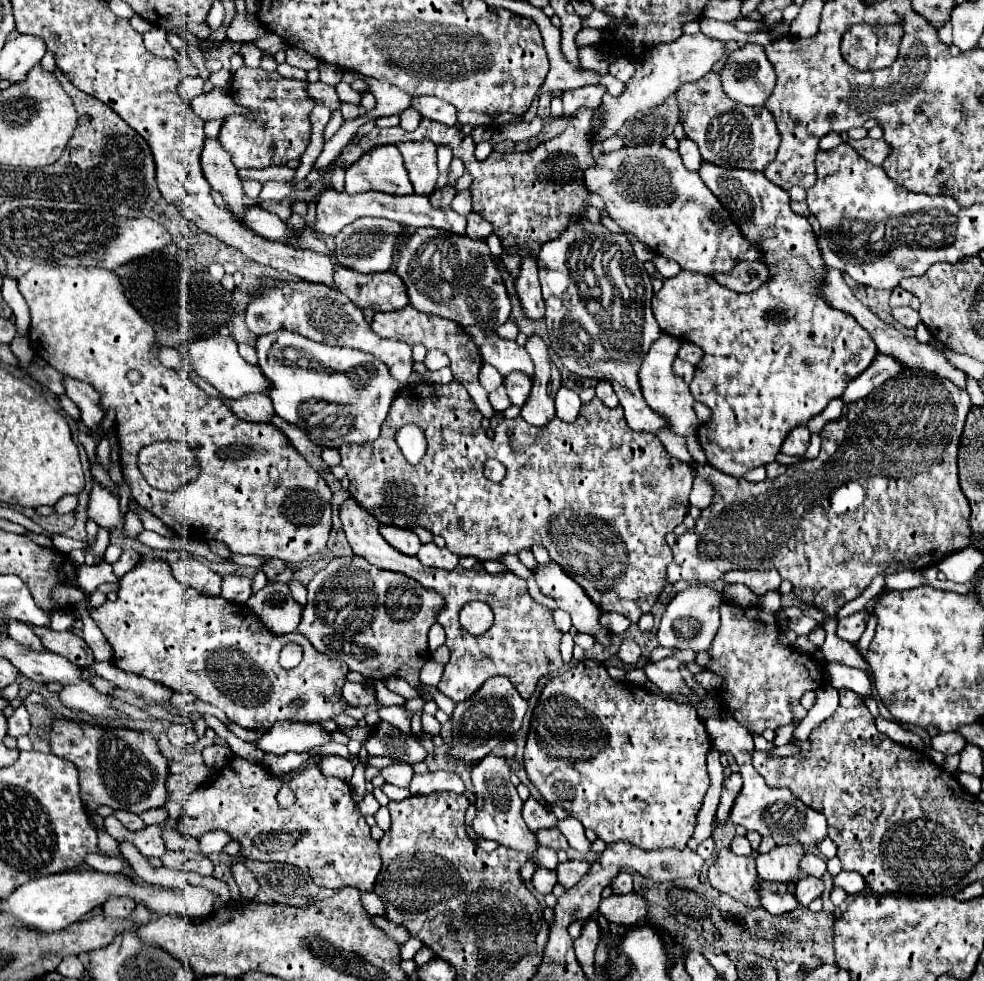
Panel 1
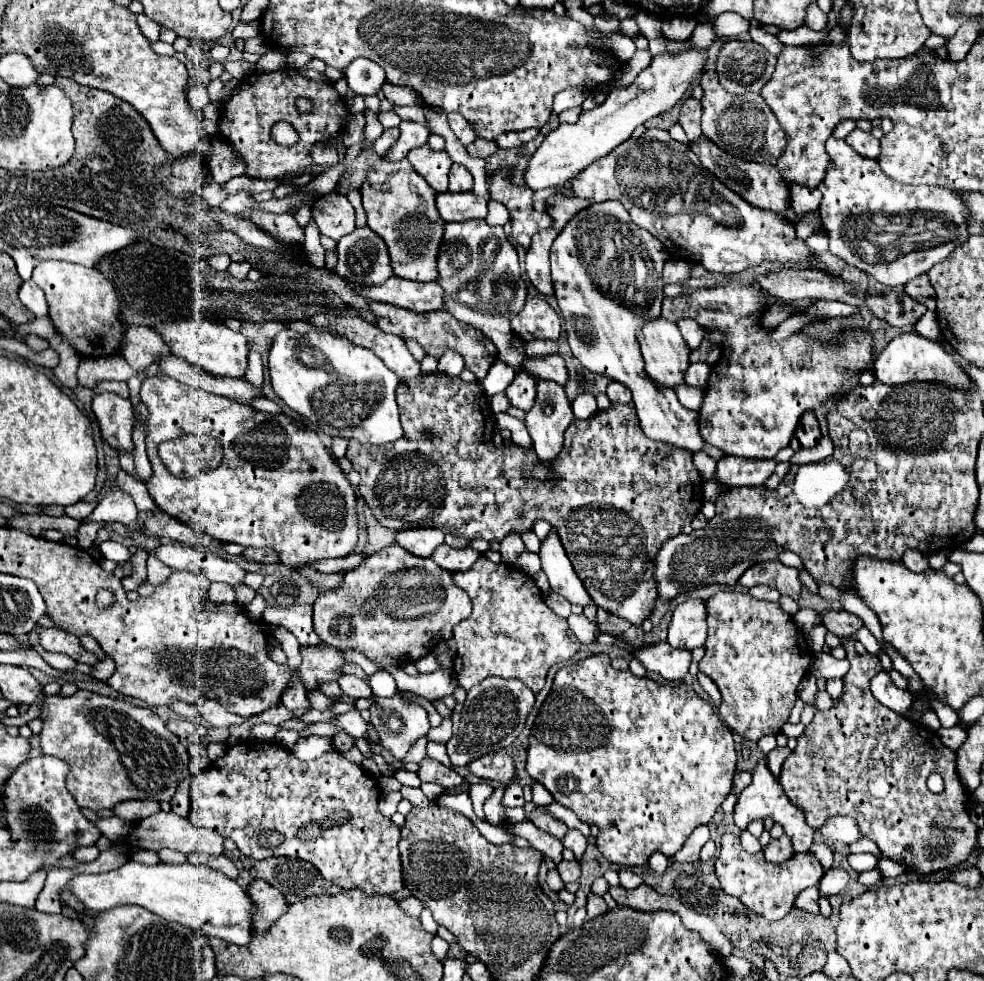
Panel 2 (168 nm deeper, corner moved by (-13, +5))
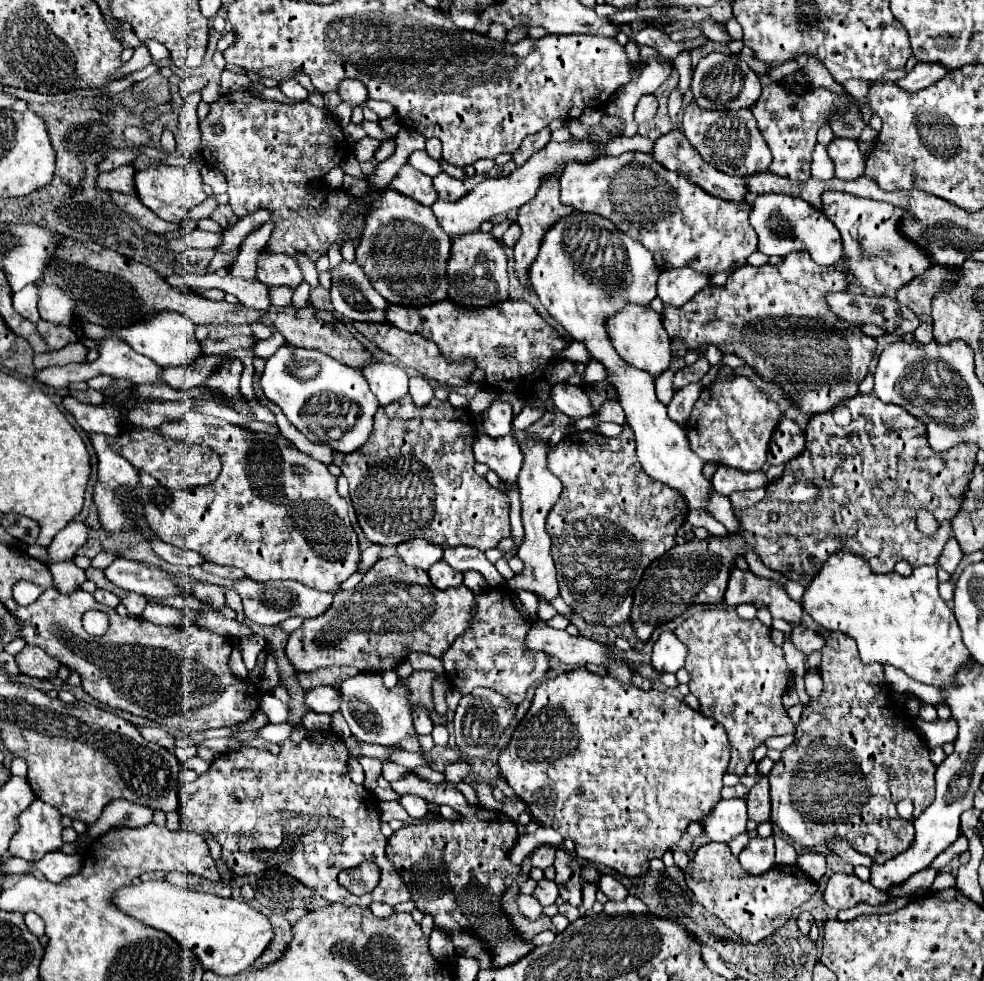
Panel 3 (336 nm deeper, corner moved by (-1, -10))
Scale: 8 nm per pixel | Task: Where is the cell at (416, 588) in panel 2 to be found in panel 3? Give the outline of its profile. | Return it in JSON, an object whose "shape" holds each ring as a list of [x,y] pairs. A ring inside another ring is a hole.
{"shape":[[[391,556],[387,560],[381,558],[363,576],[359,590],[337,592],[327,612],[317,618],[307,618],[301,628],[291,632],[287,640],[287,658],[293,668],[301,672],[309,672],[321,666],[353,666],[361,672],[379,674],[401,664],[409,652],[427,652],[441,656],[453,644],[453,640],[469,628],[473,606],[473,592],[465,586],[439,590],[431,584],[425,570],[407,568],[407,564],[403,564],[403,560],[397,560],[397,556]]]}

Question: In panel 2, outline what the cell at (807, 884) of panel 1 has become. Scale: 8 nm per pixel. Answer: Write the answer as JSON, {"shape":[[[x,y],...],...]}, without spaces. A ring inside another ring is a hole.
{"shape":[[[829,869],[819,883],[819,891],[823,897],[837,895],[845,889],[847,883],[849,883],[849,873],[845,869]]]}

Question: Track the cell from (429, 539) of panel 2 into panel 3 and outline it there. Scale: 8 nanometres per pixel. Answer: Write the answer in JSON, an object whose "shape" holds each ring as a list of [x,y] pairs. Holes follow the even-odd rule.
{"shape":[[[411,540],[397,546],[397,556],[411,568],[431,568],[431,564],[439,562],[443,558],[443,550],[437,544],[431,544],[427,540]]]}

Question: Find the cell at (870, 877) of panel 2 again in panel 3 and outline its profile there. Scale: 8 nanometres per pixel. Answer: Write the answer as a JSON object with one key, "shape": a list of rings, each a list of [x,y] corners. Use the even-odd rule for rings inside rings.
{"shape":[[[927,868],[923,872],[917,872],[915,876],[911,876],[907,882],[899,884],[899,886],[891,886],[891,890],[887,890],[887,894],[891,896],[909,896],[909,894],[915,894],[919,888],[931,888],[933,880],[937,876],[937,870],[933,868]]]}

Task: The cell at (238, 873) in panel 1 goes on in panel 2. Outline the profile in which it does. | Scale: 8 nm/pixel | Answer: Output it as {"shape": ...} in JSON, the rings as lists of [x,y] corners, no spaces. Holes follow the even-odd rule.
{"shape":[[[253,881],[253,885],[247,889],[247,893],[257,903],[257,913],[255,913],[255,919],[253,919],[255,931],[257,933],[267,933],[267,929],[279,917],[283,917],[289,903],[287,903],[287,899],[283,897],[283,893],[279,889],[271,887],[265,881]]]}

